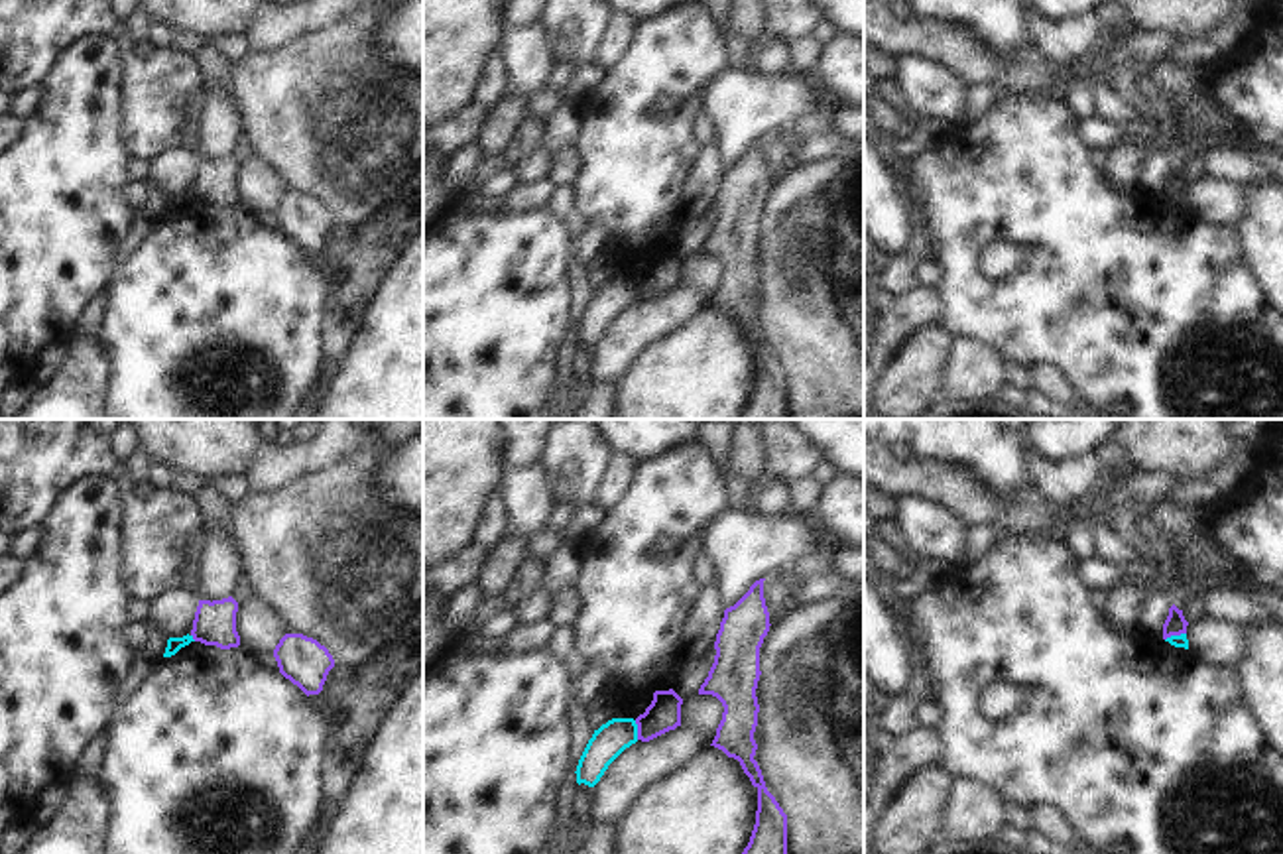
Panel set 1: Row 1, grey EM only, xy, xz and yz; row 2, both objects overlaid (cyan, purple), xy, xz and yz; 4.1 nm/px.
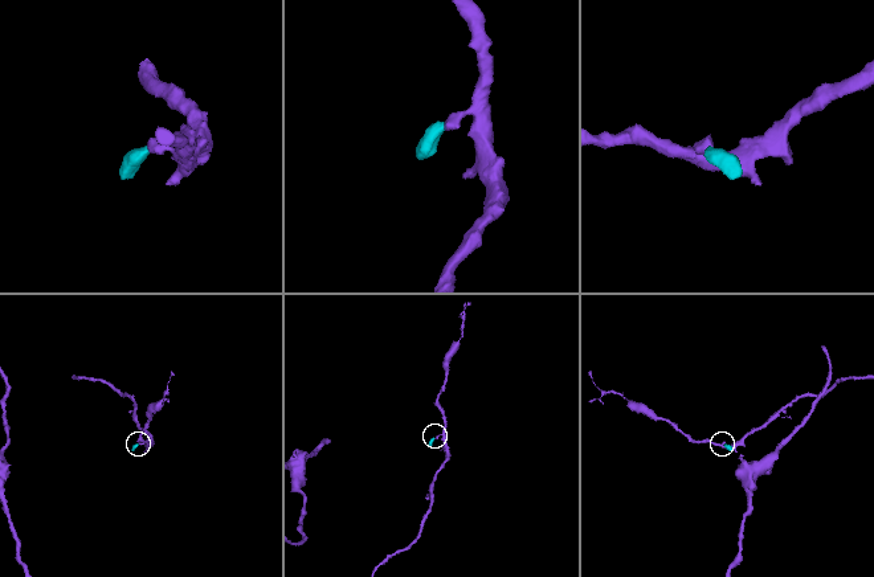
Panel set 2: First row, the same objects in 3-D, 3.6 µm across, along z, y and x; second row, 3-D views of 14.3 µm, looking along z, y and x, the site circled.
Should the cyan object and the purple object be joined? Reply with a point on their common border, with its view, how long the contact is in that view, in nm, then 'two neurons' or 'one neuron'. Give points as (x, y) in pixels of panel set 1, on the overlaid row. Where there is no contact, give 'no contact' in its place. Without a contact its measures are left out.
meets cyan in yz at (1175, 636); contact 90 nm long; two neurons

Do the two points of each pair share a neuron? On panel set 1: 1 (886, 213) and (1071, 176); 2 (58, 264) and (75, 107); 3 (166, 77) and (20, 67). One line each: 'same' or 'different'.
1: different
2: same
3: same

